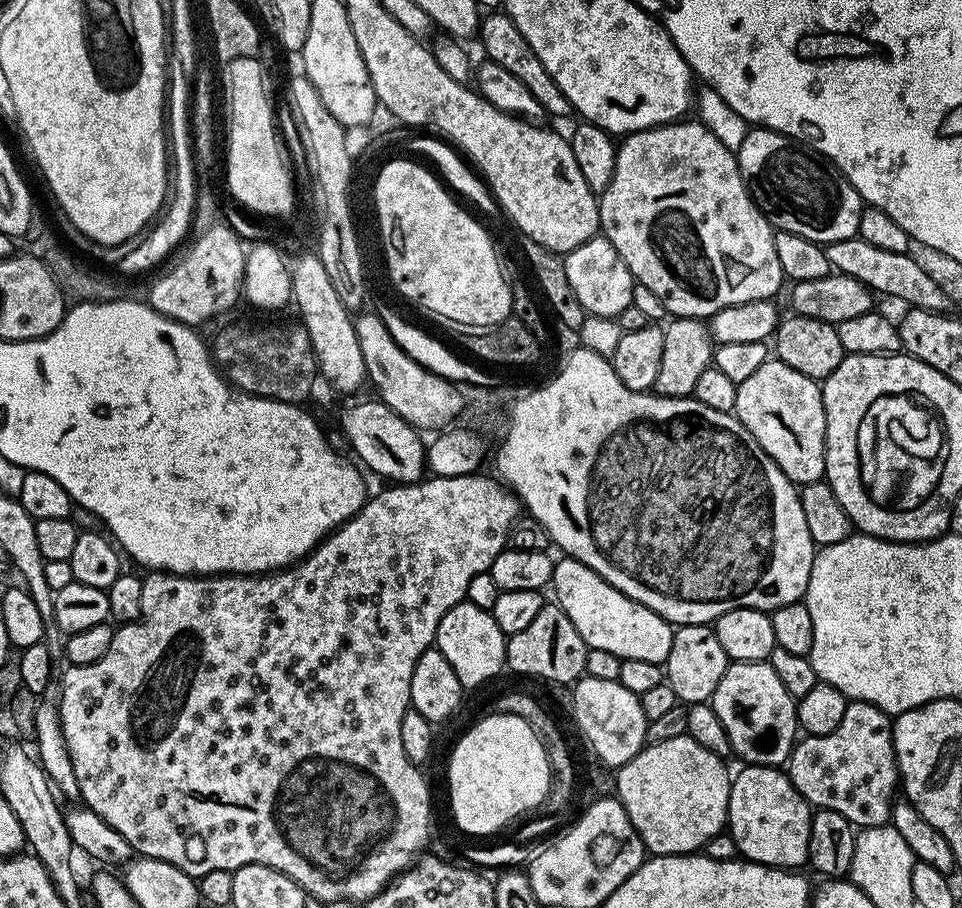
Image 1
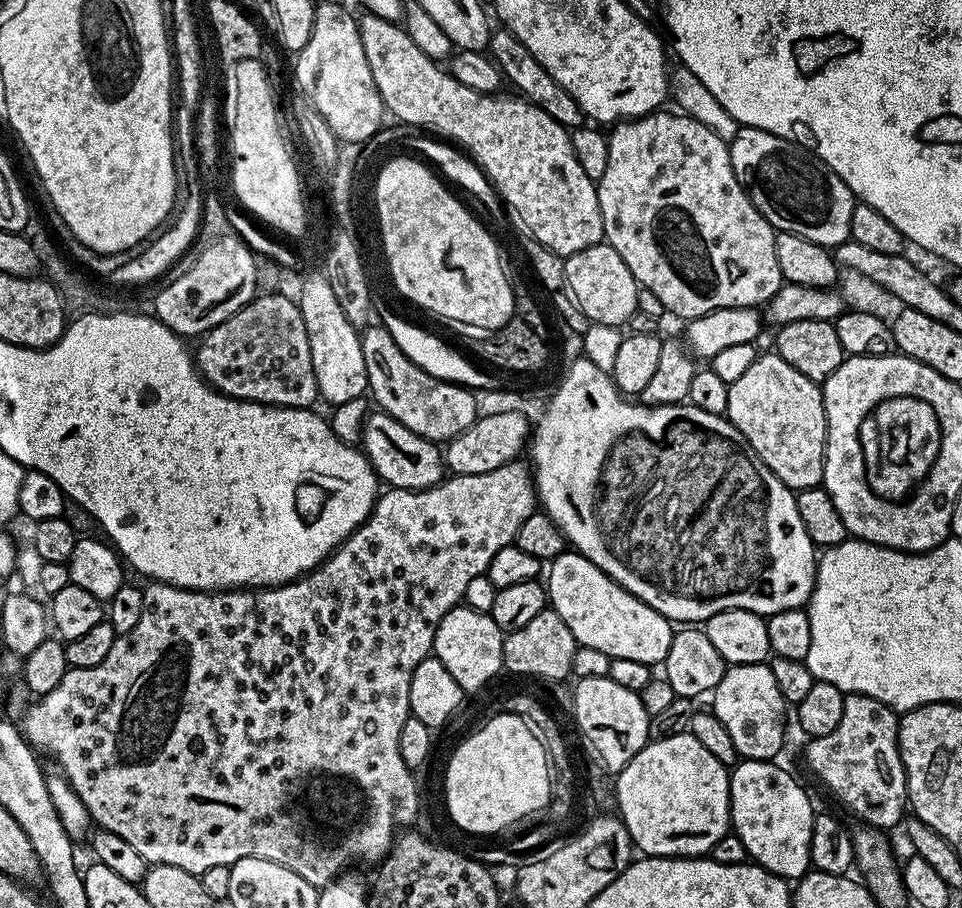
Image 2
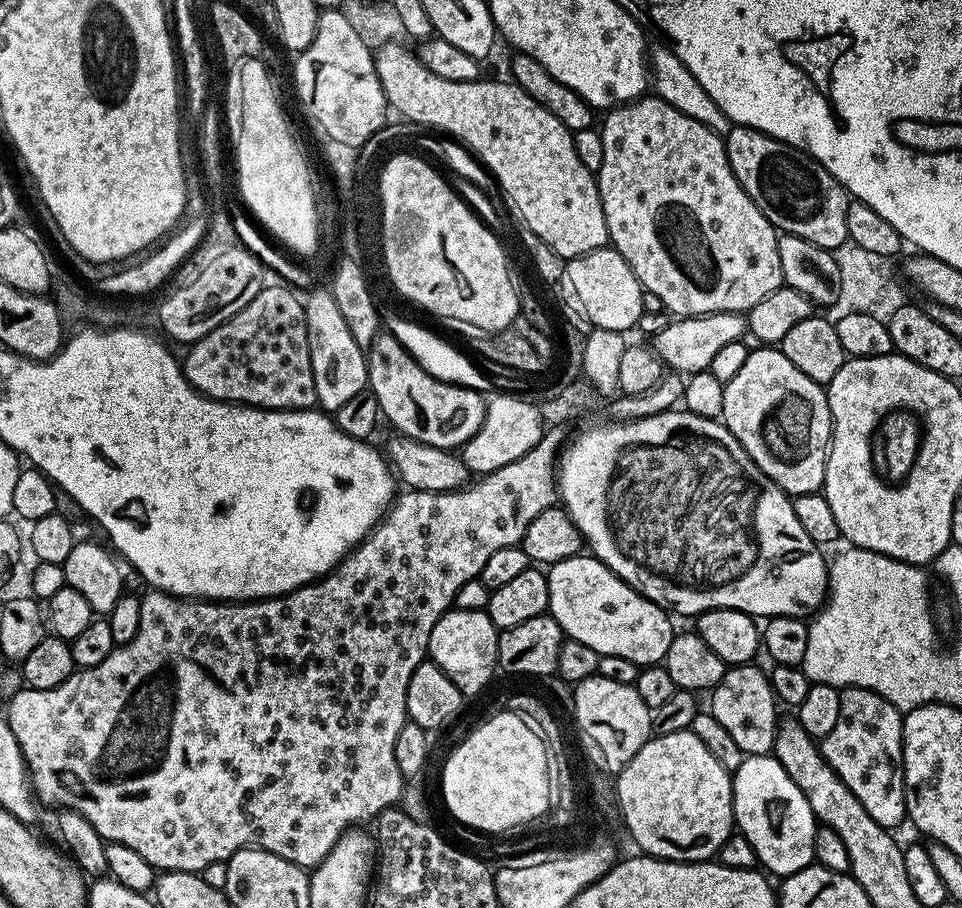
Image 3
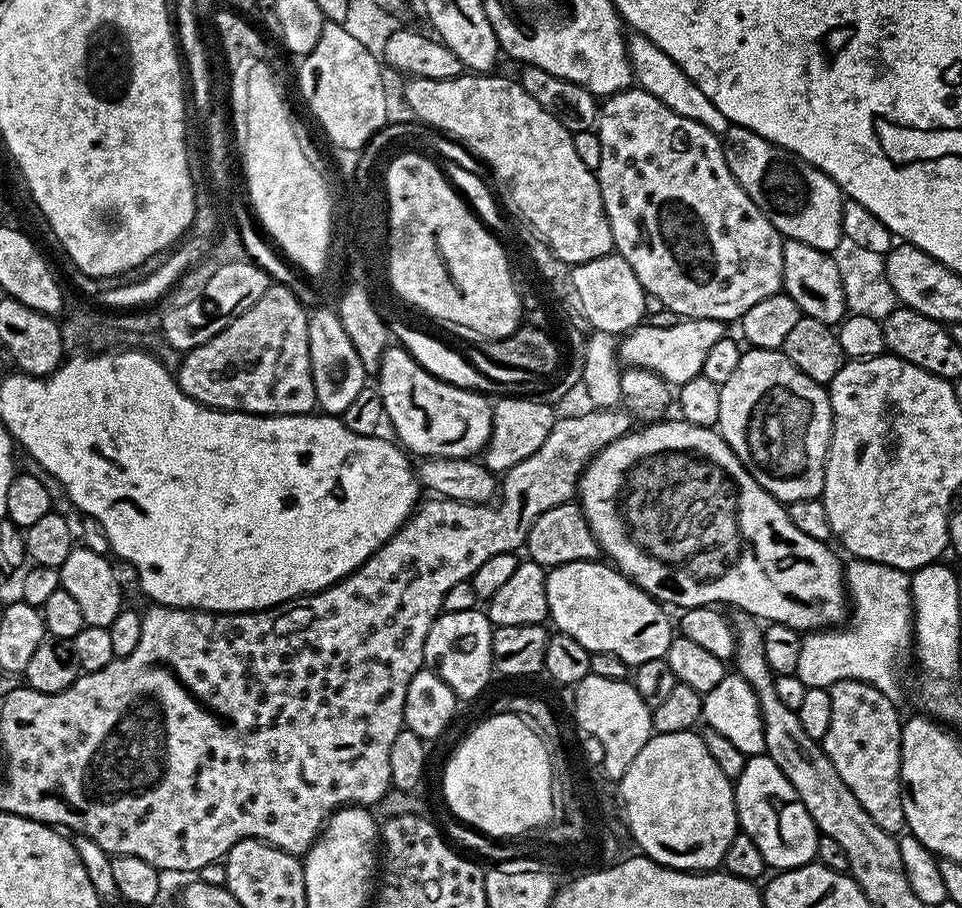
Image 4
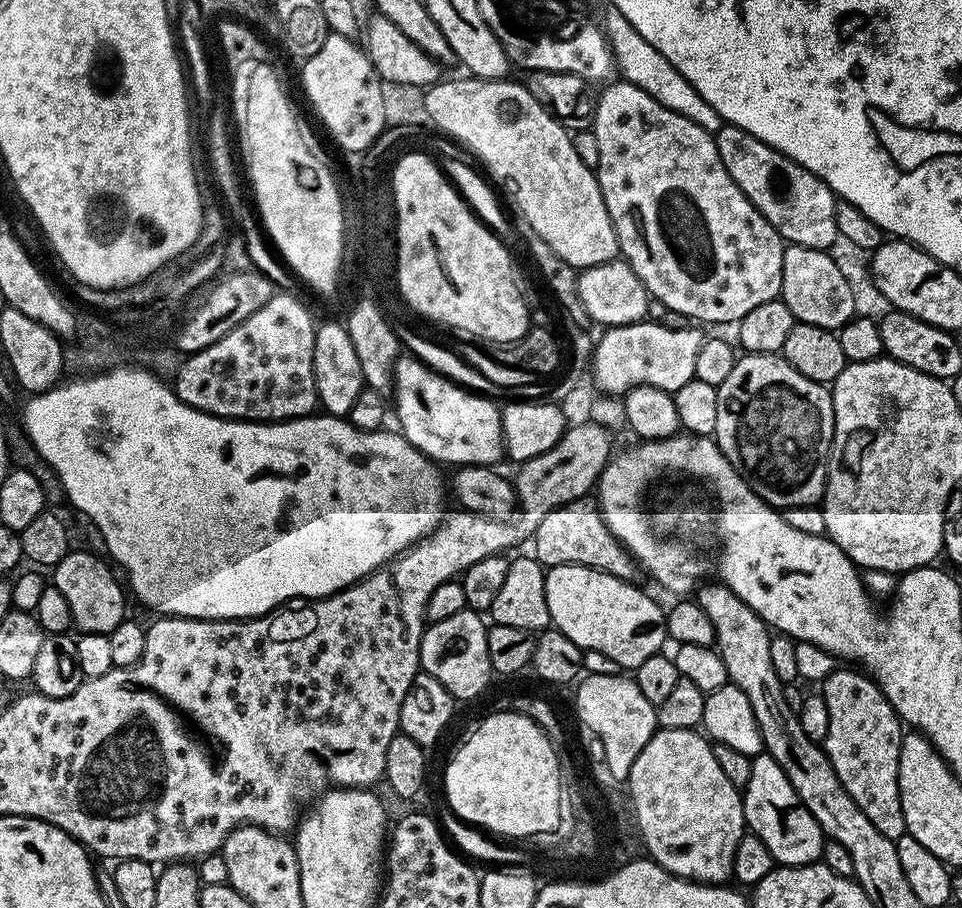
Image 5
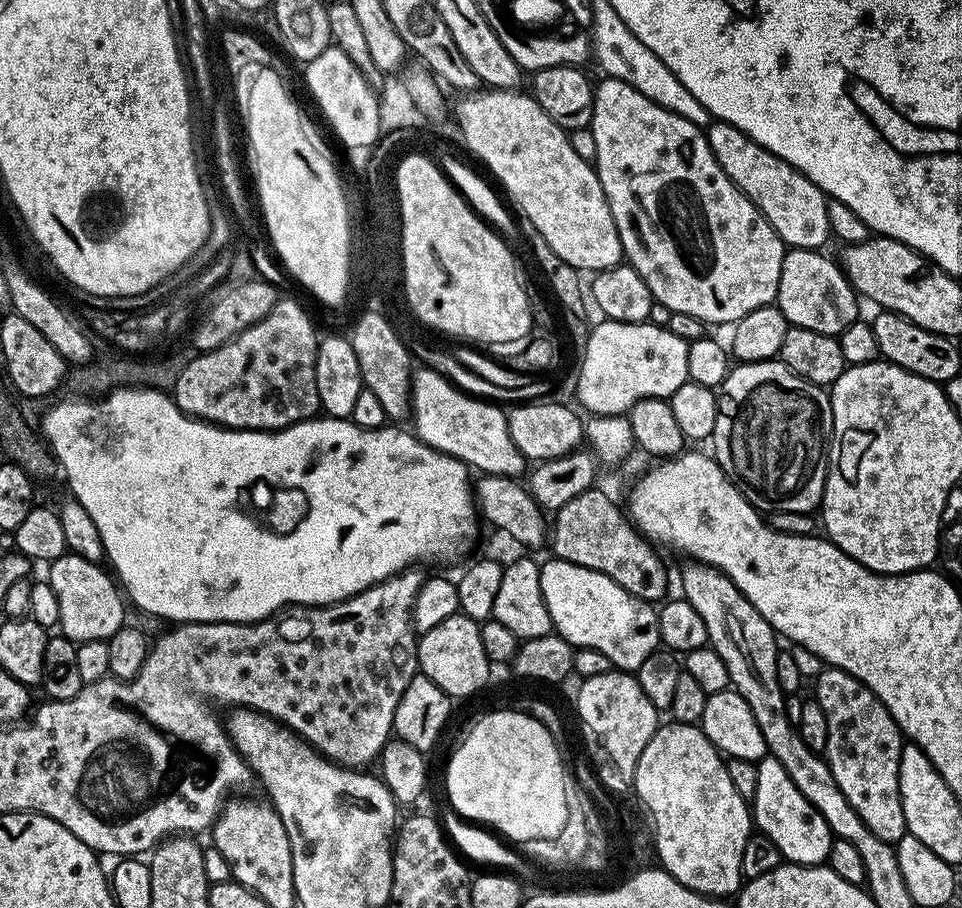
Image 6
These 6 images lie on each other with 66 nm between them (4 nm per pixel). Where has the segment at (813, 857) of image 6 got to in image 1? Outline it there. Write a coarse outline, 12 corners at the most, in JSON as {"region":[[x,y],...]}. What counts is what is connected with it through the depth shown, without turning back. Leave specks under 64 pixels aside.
{"region":[[744,766],[726,828],[753,864],[807,865],[813,809],[776,766]]}

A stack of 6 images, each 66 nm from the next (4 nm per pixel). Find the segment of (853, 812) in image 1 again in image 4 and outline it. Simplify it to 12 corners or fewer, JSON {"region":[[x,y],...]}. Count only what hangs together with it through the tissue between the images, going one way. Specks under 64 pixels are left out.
{"region":[[828,687],[824,752],[862,810],[905,831],[897,701]]}

